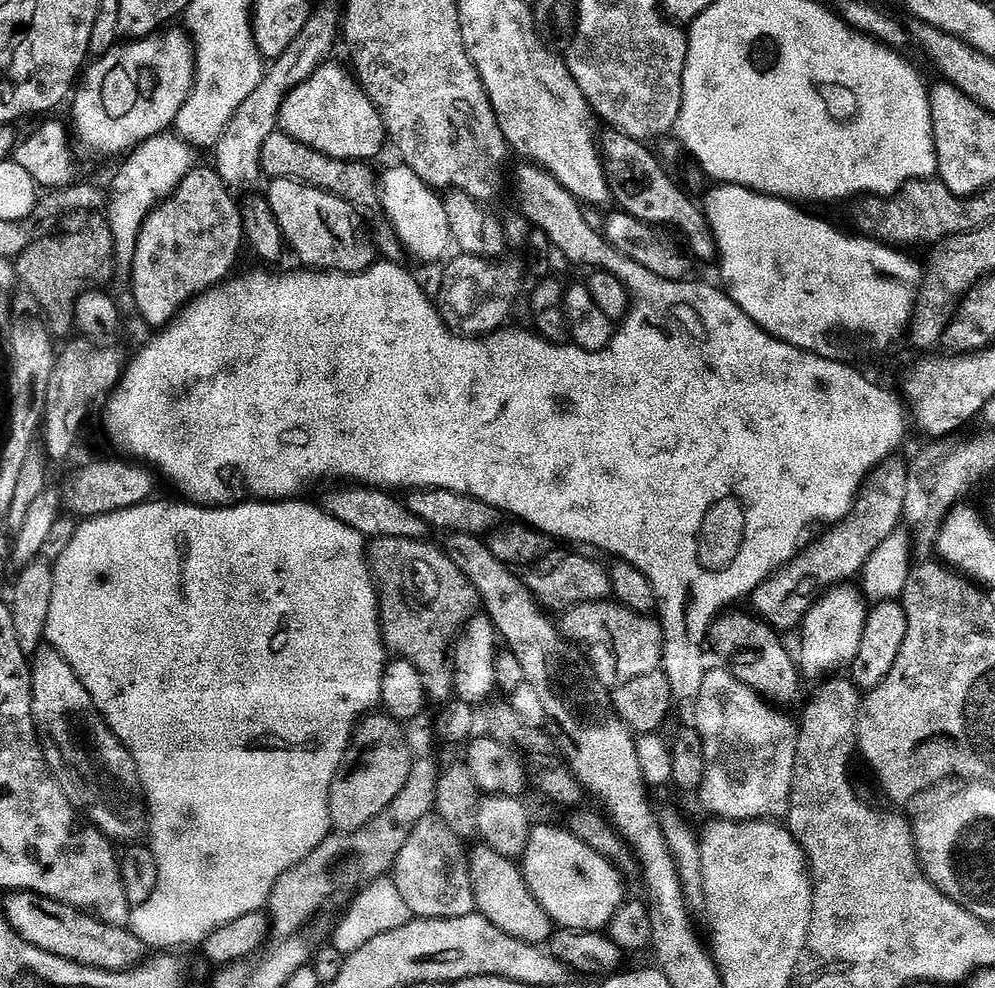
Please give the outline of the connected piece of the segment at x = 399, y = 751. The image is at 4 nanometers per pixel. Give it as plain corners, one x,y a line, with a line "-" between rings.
384,714
368,716
357,726
352,761
333,784
331,781
326,792
326,807
333,825
345,824
348,830
355,830
371,824
401,792
403,784
398,774
401,776
407,759
402,746
403,731
396,727
397,721

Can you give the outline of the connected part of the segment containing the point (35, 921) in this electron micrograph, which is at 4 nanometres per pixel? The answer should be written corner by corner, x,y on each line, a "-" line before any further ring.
9,891
4,900
3,919
16,932
20,939
36,948
46,950
58,958
66,958
75,964
84,964
88,968
105,968
108,971
127,970
137,963
136,958
142,951
142,945
131,932
123,927
115,928
115,923
105,922
91,914
85,914
68,904
56,900
47,900
44,896
35,896
33,892

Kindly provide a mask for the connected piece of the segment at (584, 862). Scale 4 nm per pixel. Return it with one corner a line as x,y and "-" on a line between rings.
560,826
533,827
522,851
523,858
522,873
529,893
539,911
543,915
545,912
556,926
564,930
596,930
607,925
614,911
611,900
617,873
604,856
586,846
586,842
579,840
567,827

